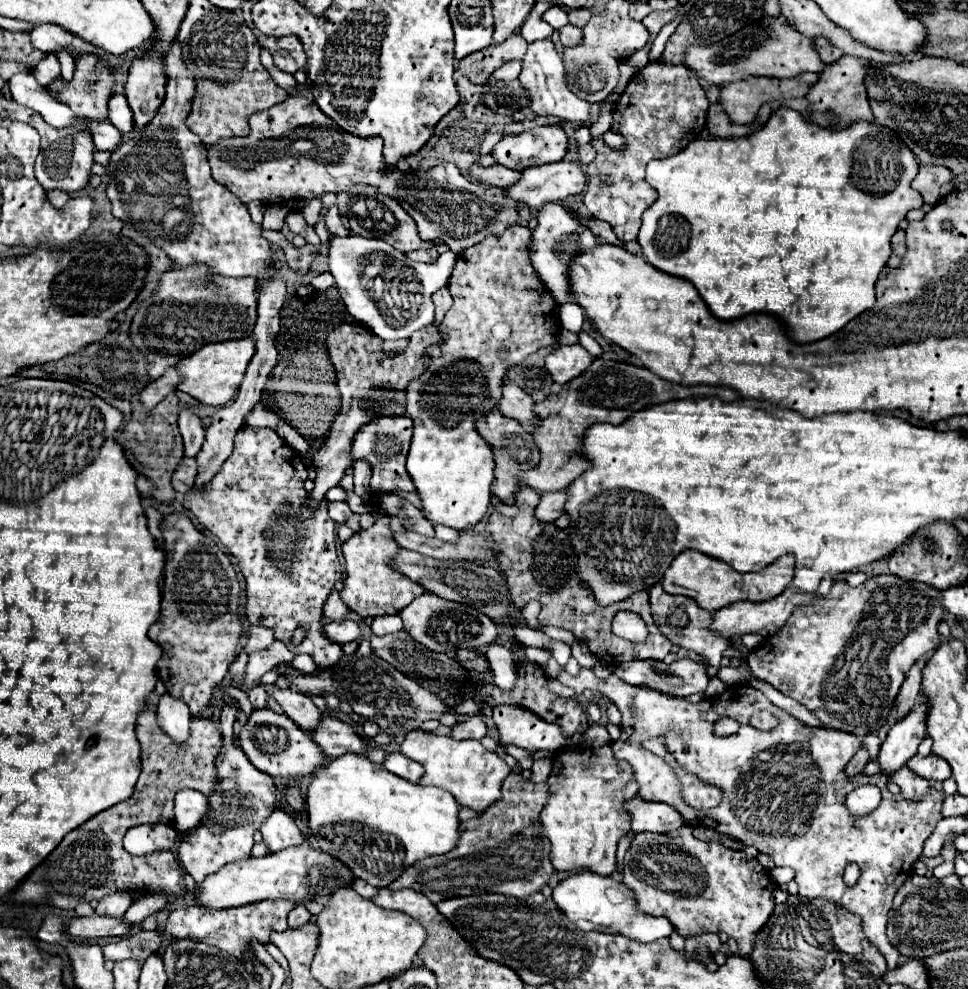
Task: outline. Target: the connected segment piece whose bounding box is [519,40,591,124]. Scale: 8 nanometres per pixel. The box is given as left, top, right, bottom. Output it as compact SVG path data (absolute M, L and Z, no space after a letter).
M537 40L537 42L529 44L527 54L523 58L523 70L519 74L519 82L531 96L531 110L537 116L555 116L559 120L585 124L589 120L589 114L591 114L591 104L581 100L581 98L577 98L567 88L563 74L565 74L563 72L563 60L557 54L557 50L555 50L551 40Z

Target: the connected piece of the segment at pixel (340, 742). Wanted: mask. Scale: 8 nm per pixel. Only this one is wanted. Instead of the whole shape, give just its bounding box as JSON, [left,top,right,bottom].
[309,716,365,758]

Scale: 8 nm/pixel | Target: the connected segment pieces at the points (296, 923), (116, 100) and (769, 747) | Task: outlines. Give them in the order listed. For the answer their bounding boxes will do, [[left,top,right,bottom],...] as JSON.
[[289,904,311,928],[107,92,131,134],[557,668,943,966]]

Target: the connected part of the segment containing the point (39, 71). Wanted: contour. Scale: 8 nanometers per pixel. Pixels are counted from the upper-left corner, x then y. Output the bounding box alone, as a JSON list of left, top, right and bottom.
[33,54,59,88]

